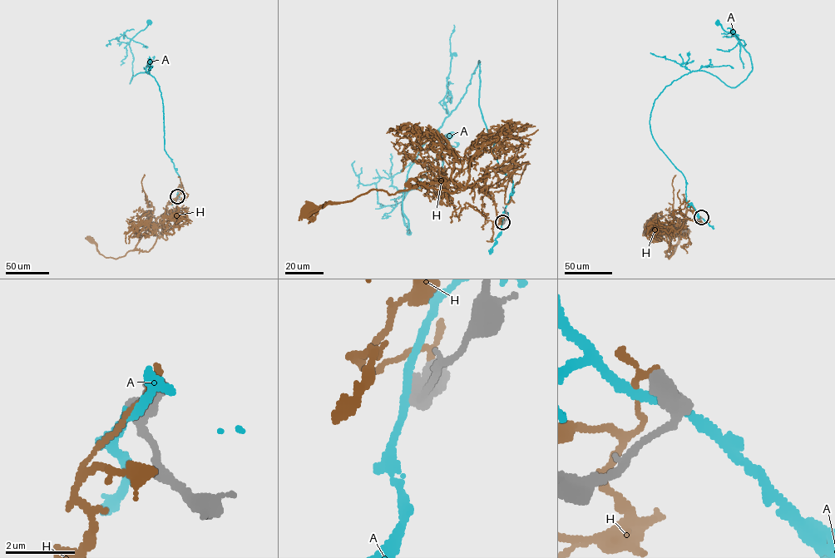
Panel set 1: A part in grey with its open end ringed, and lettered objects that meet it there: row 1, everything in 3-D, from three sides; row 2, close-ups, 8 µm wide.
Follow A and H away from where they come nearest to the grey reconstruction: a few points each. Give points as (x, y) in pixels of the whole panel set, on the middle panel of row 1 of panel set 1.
A: (502, 223), (513, 184), (479, 106), (478, 61), (410, 169), (407, 233), (402, 202), (449, 135)
H: (503, 221), (500, 222), (488, 191), (441, 183), (423, 182), (389, 195), (370, 190), (351, 200), (308, 209)

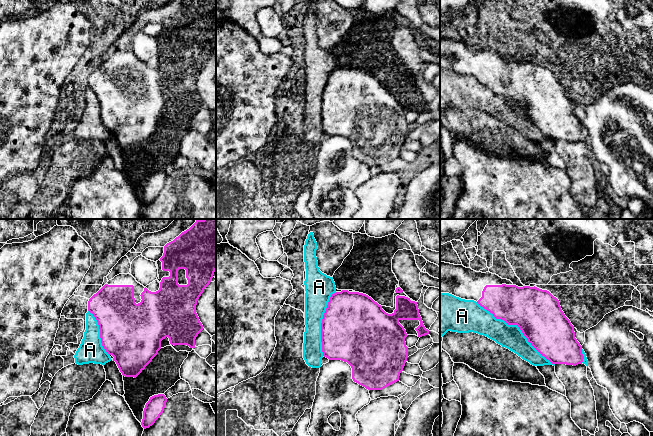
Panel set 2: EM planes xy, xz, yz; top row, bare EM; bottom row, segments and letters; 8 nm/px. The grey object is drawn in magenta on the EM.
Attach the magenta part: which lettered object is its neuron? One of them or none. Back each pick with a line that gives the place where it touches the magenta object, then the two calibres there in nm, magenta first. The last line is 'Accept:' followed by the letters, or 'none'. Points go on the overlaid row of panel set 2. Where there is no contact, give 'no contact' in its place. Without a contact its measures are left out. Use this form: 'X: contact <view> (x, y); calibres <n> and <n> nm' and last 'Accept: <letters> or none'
Accept: none

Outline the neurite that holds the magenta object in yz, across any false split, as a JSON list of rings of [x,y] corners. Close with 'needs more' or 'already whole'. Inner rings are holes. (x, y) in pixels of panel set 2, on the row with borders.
[[[440,262],[440,293],[474,300],[508,325],[517,325],[528,342],[552,364],[582,364],[582,346],[575,338],[574,326],[565,316],[559,300],[549,291],[537,287],[518,287],[510,280],[490,272],[476,272],[463,265]]]; needs more

